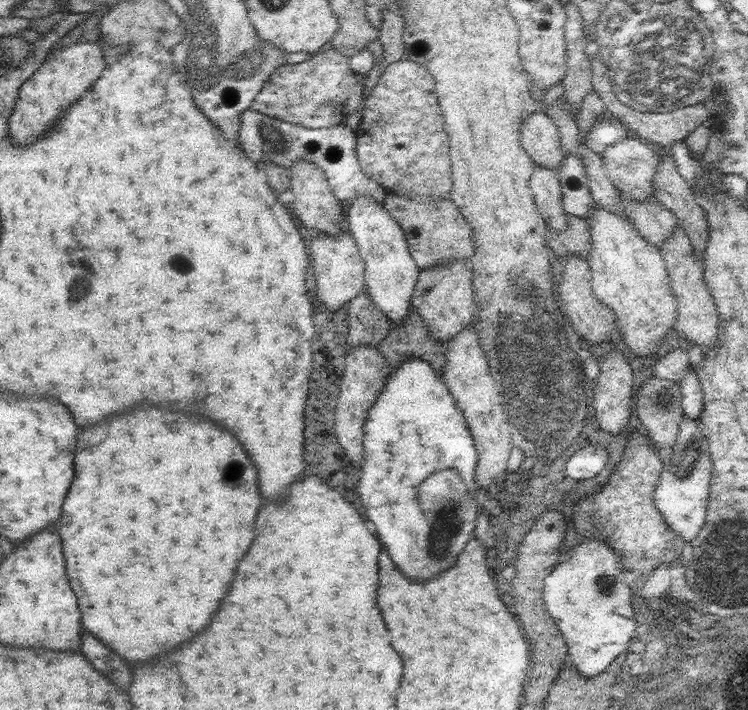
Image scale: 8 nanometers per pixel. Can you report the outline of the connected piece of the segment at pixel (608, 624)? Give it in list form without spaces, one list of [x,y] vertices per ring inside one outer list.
[[[599,536],[585,537],[580,545],[560,555],[560,562],[547,575],[543,583],[543,599],[549,615],[563,634],[568,659],[586,678],[594,678],[606,670],[612,661],[626,652],[630,638],[636,630],[636,614],[632,607],[632,589],[626,584],[626,570],[621,566],[614,549]]]

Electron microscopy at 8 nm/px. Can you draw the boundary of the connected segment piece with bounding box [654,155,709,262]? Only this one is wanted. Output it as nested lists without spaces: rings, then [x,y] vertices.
[[[670,155],[661,156],[656,176],[654,177],[655,198],[679,220],[684,232],[689,236],[694,247],[694,253],[698,261],[704,262],[704,250],[709,241],[709,224],[707,223],[707,212],[697,203],[693,188],[679,175],[677,164]]]

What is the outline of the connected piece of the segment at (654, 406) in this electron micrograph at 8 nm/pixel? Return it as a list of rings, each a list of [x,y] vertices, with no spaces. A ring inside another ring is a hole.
[[[652,374],[637,392],[636,410],[655,447],[672,448],[682,424],[683,406],[677,383]]]

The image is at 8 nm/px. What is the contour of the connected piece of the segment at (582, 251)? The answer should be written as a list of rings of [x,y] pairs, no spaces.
[[[567,214],[567,227],[561,232],[553,232],[547,225],[546,244],[551,249],[553,257],[560,262],[564,262],[572,254],[580,254],[580,257],[587,259],[592,251],[588,230],[589,224],[586,219]]]

